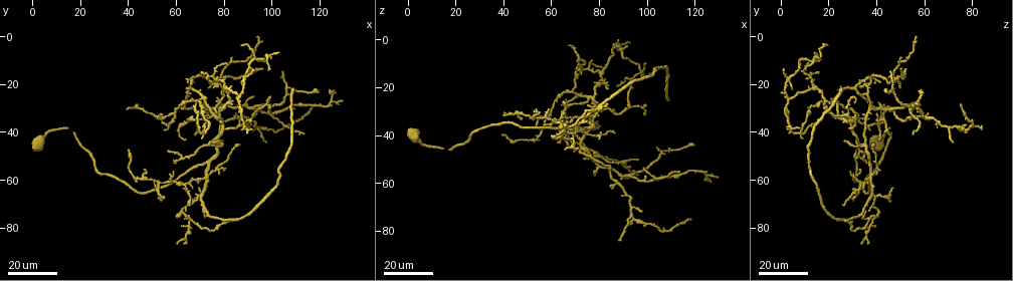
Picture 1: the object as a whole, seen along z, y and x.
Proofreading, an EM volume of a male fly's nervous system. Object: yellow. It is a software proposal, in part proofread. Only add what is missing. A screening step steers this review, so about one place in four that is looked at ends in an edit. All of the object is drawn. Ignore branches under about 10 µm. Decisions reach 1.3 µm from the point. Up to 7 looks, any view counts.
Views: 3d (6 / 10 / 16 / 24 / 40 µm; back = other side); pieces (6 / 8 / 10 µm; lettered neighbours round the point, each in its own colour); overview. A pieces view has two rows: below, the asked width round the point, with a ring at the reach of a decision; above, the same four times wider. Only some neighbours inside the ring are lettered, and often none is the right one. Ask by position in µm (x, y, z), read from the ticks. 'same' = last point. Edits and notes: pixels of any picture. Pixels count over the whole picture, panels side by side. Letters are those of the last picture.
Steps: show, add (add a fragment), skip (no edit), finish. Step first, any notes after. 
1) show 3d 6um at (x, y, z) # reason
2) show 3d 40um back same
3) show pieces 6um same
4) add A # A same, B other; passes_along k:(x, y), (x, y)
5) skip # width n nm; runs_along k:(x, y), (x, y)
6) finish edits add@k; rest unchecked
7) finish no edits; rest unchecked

show 3d 16um at (125, 22, 59) # long arm stops here

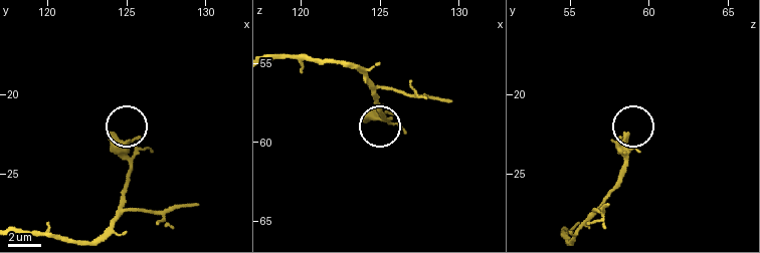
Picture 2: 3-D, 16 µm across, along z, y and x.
show pieces 10um at (124.1, 22.4, 58.7)

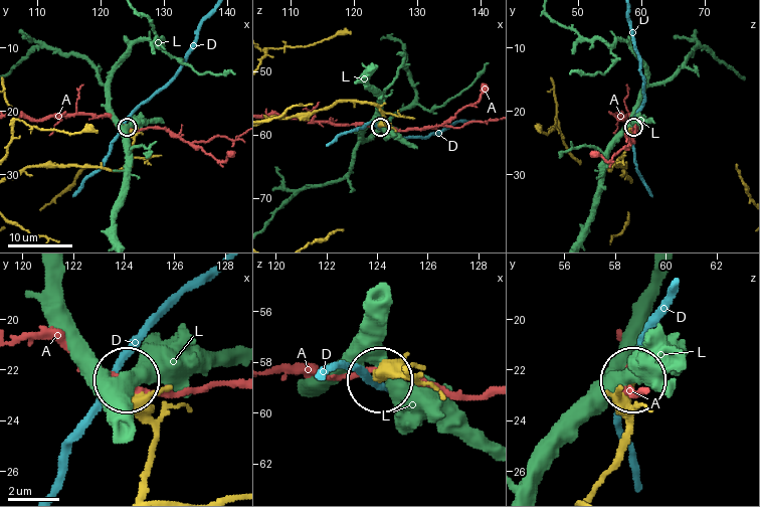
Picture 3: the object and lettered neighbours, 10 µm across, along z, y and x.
skip # A other, D other, L other; no lettered fragment goes on from it

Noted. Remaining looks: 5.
show 3d 24um at (93, 25, 58) # thin end

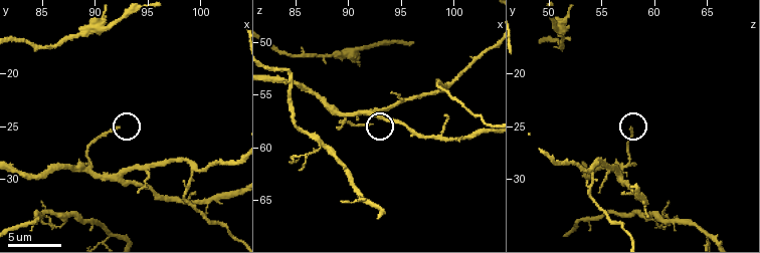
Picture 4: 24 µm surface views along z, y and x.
show pieces 6um at (92.2, 25.2, 57.8)

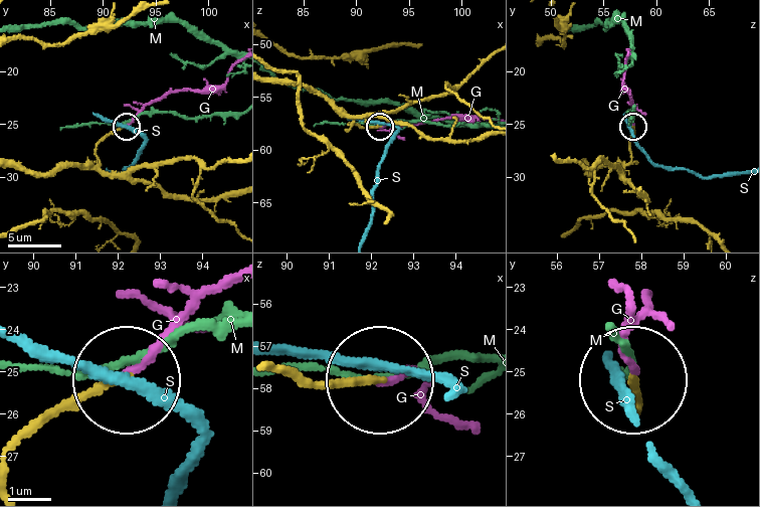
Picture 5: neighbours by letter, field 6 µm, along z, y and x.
add G # G same, M other, S other; passes_along 5:(97, 146), (145, 107), (169, 94), (220, 89), (236, 63); the neuron continues

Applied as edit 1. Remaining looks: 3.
show 3d 16um at (56, 48, 35) # an open end

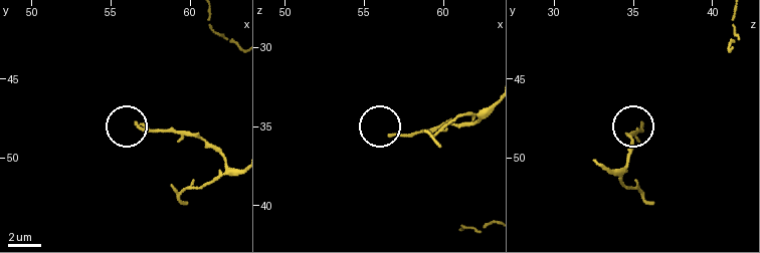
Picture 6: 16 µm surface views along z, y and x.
show pieces 6um at (56.6, 47.9, 35.5) # see the neighbours

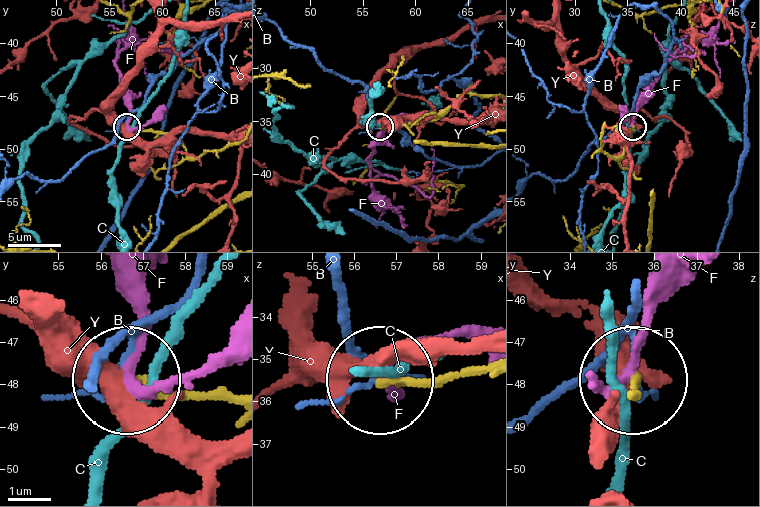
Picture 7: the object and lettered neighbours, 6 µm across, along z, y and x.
skip # B other, C other, F other, Y other; runs_along 7:(233, 400), (129, 382); none of them fits

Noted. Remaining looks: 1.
finish edits add@5; rest unchecked

